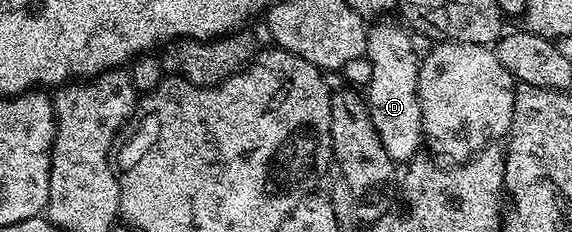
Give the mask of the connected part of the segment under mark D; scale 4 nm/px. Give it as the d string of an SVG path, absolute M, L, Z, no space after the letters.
M373 24L367 32L366 58L371 63L372 77L366 87L367 106L370 109L373 125L380 134L381 144L389 157L396 163L406 163L415 158L420 141L424 139L422 128L421 107L419 105L418 81L420 71L420 58L412 51L410 33L405 28L398 28L394 25Z

